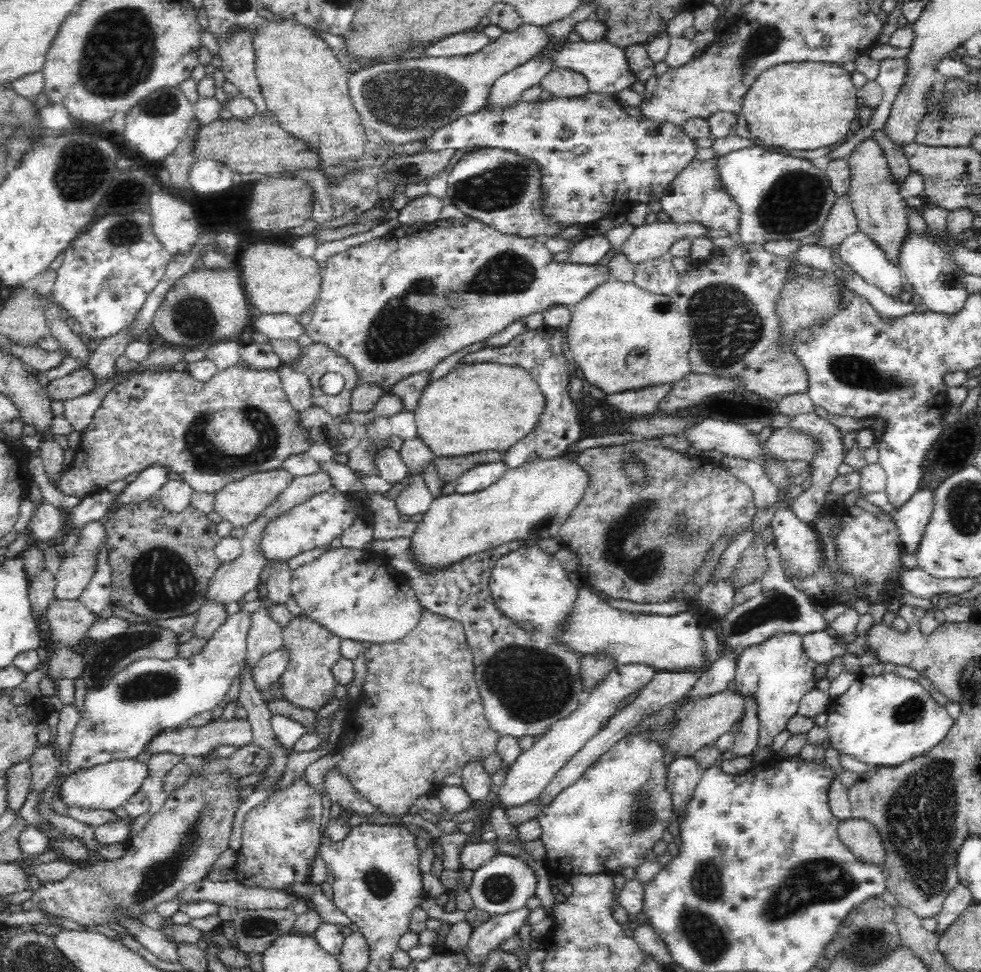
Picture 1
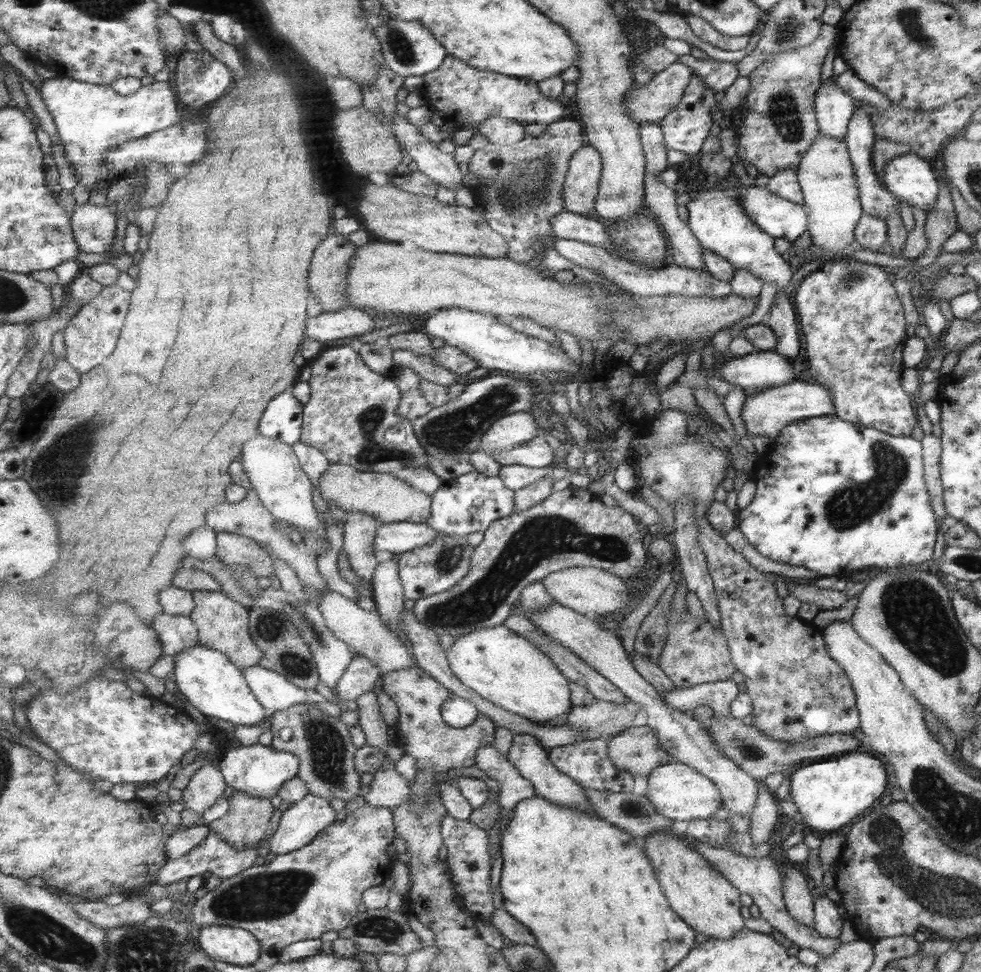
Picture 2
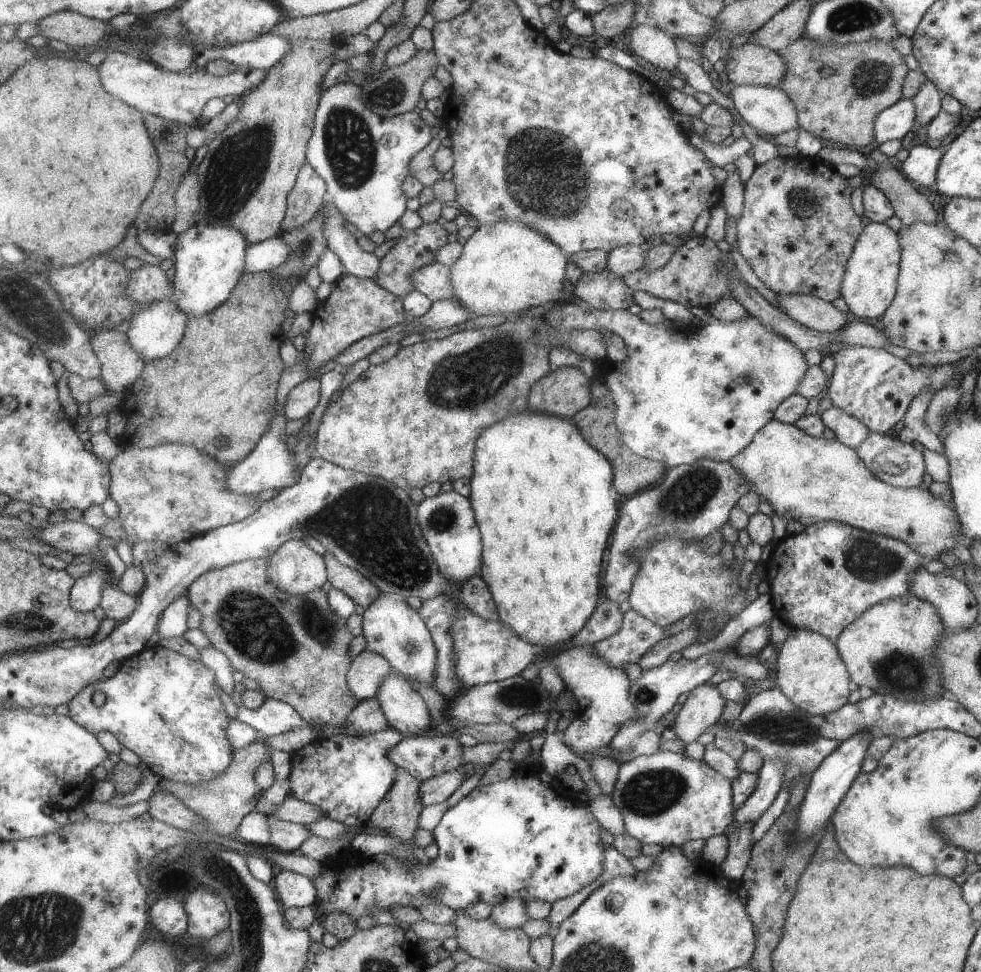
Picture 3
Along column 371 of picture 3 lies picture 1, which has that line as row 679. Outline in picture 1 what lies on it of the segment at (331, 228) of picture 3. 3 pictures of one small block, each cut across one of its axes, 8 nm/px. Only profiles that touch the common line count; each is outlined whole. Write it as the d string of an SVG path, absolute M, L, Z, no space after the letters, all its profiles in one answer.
M278 650L270 656L264 656L254 670L252 678L254 678L254 684L256 684L256 690L264 690L264 692L270 692L274 688L276 682L280 682L282 674L286 672L288 668L288 652L286 650Z

